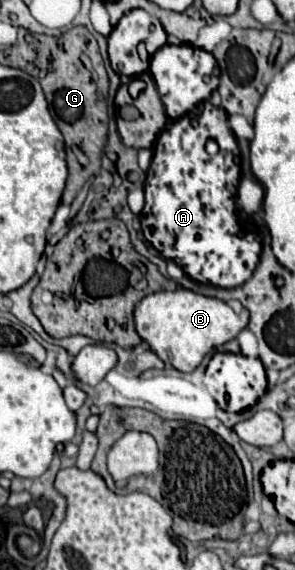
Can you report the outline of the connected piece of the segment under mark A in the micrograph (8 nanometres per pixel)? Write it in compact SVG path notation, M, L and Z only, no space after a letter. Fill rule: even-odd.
M209 101L201 105L201 115L197 119L197 127L191 125L189 115L177 119L169 129L165 129L155 147L151 167L147 171L145 181L145 207L139 215L141 231L145 241L149 241L159 255L175 261L185 275L193 281L207 283L213 287L231 289L243 285L257 267L261 255L261 237L255 231L245 231L237 219L237 185L239 185L239 147L233 139L233 133L227 125L227 113L221 107L213 107ZM207 139L215 139L219 145L217 155L207 155L205 143Z

